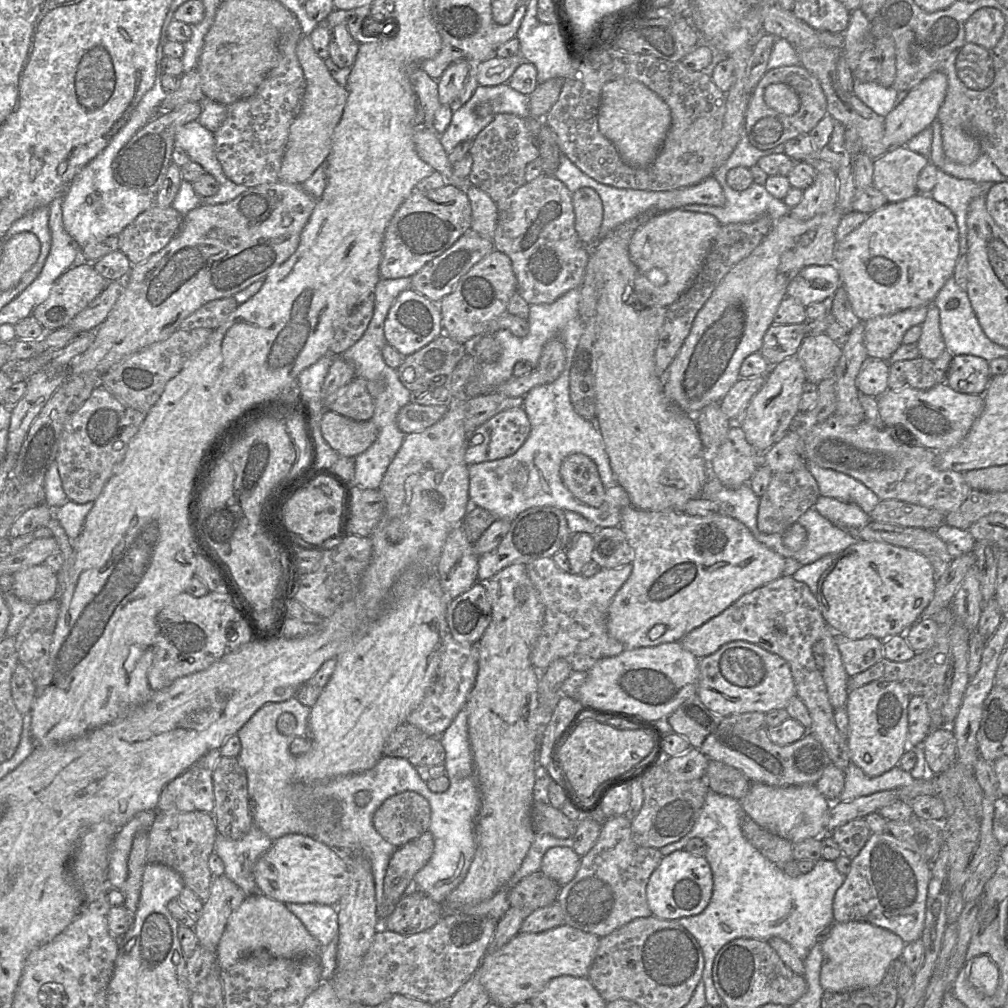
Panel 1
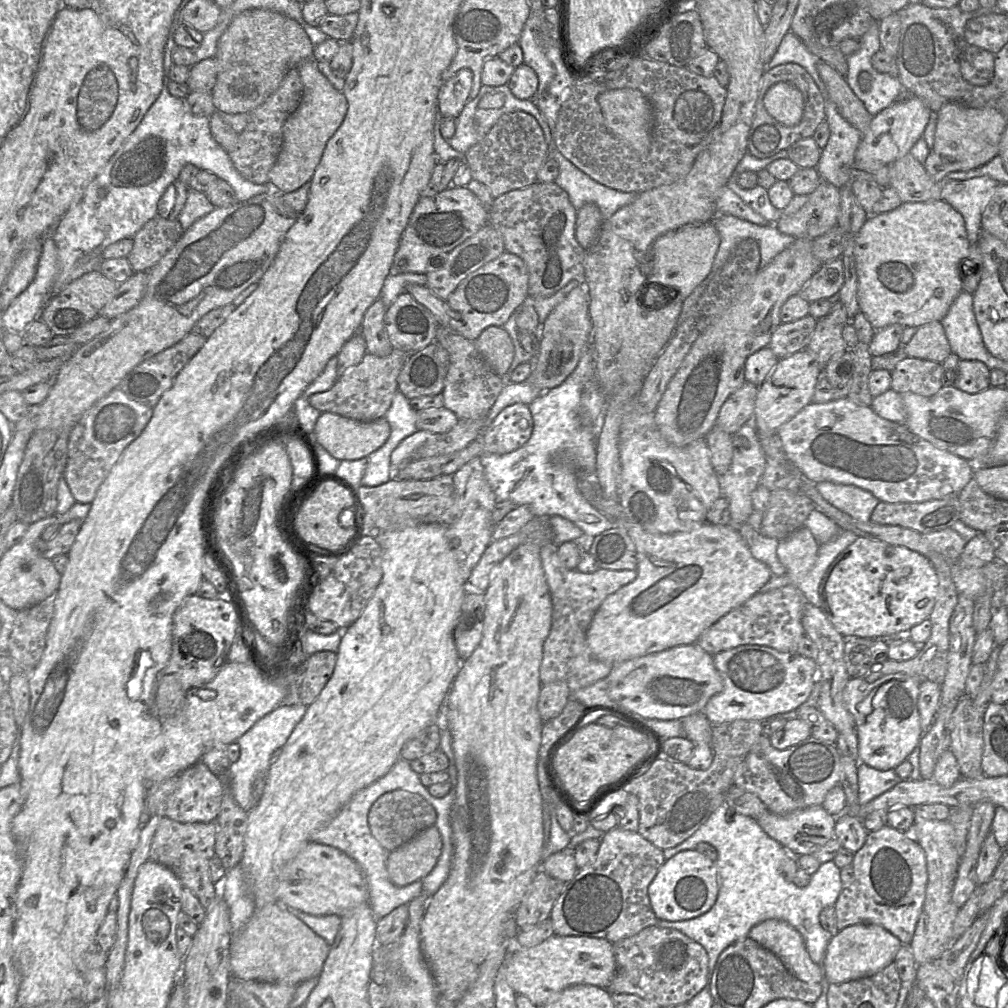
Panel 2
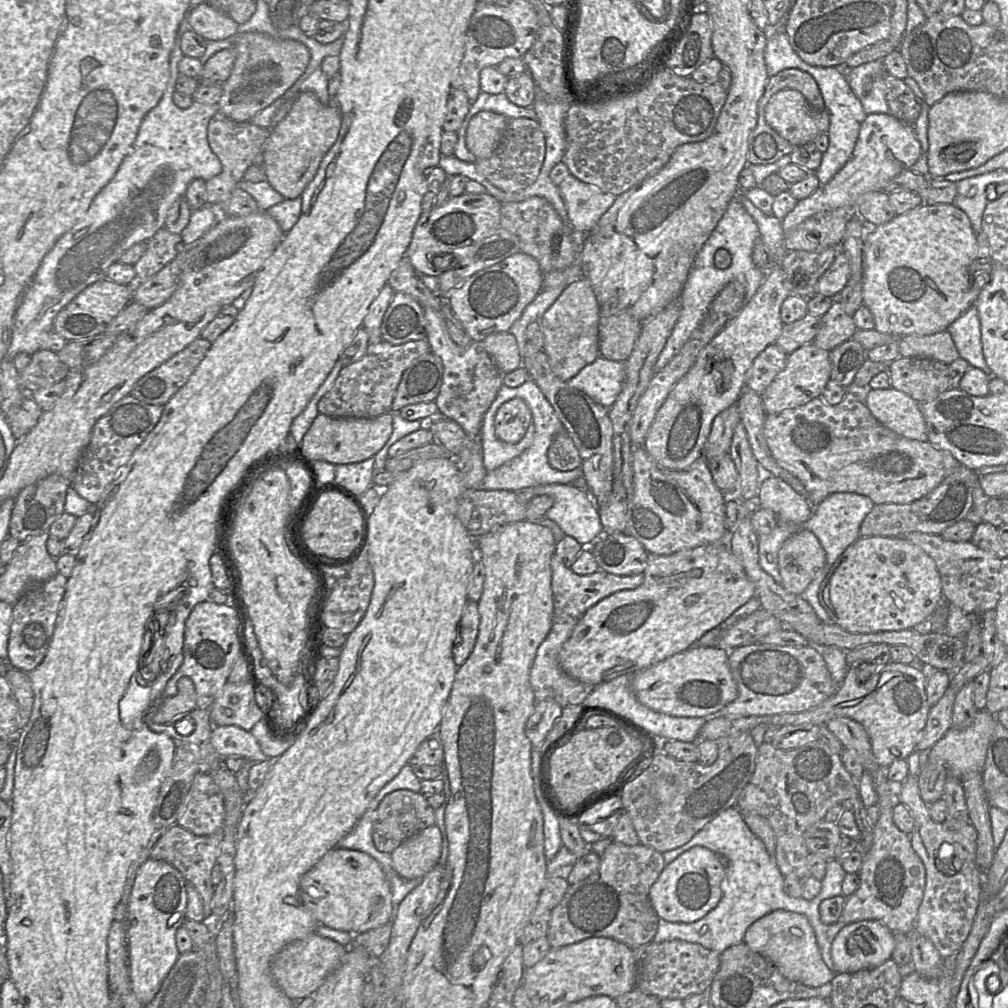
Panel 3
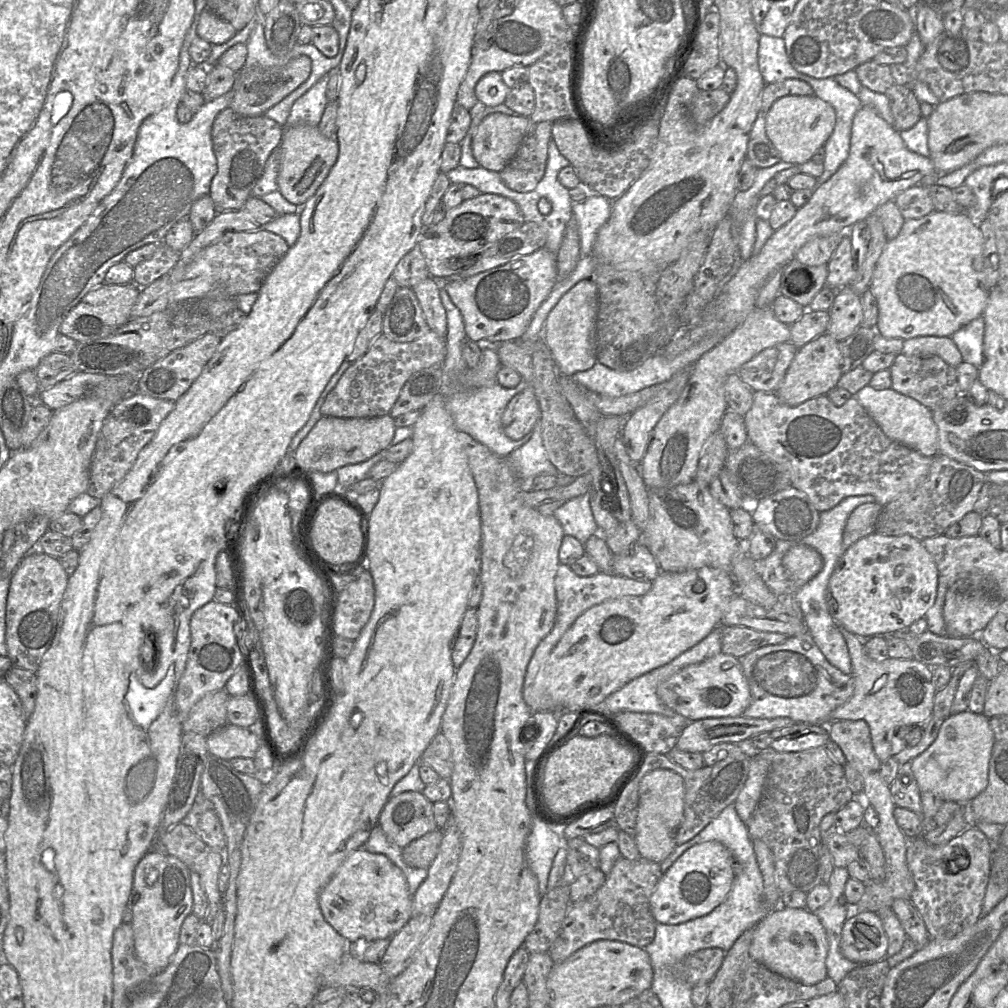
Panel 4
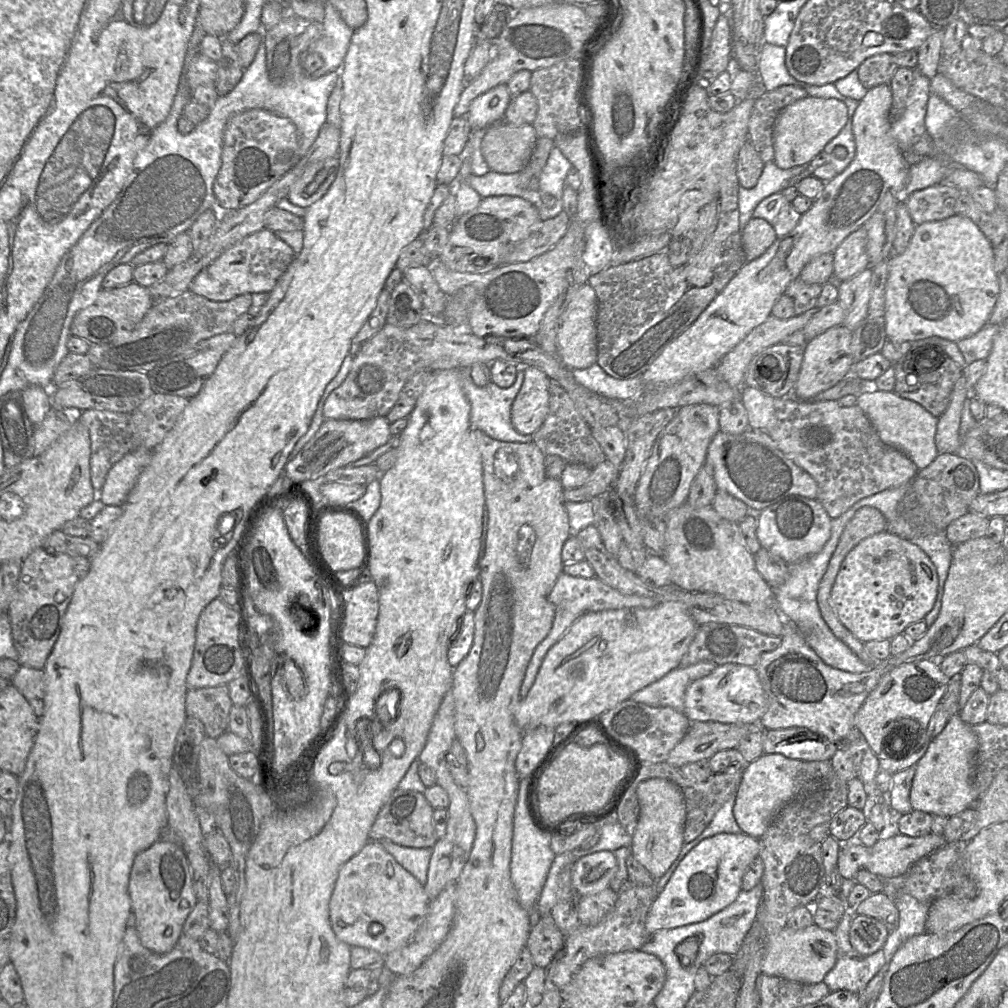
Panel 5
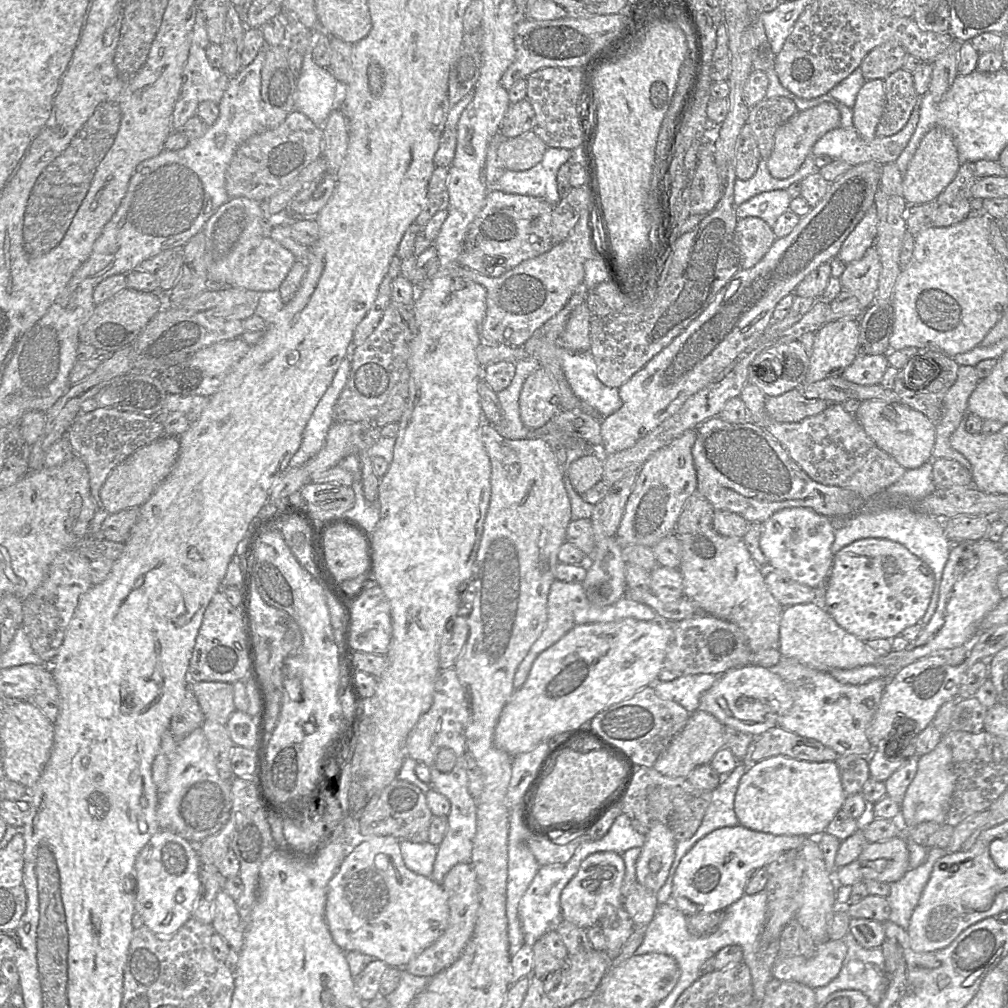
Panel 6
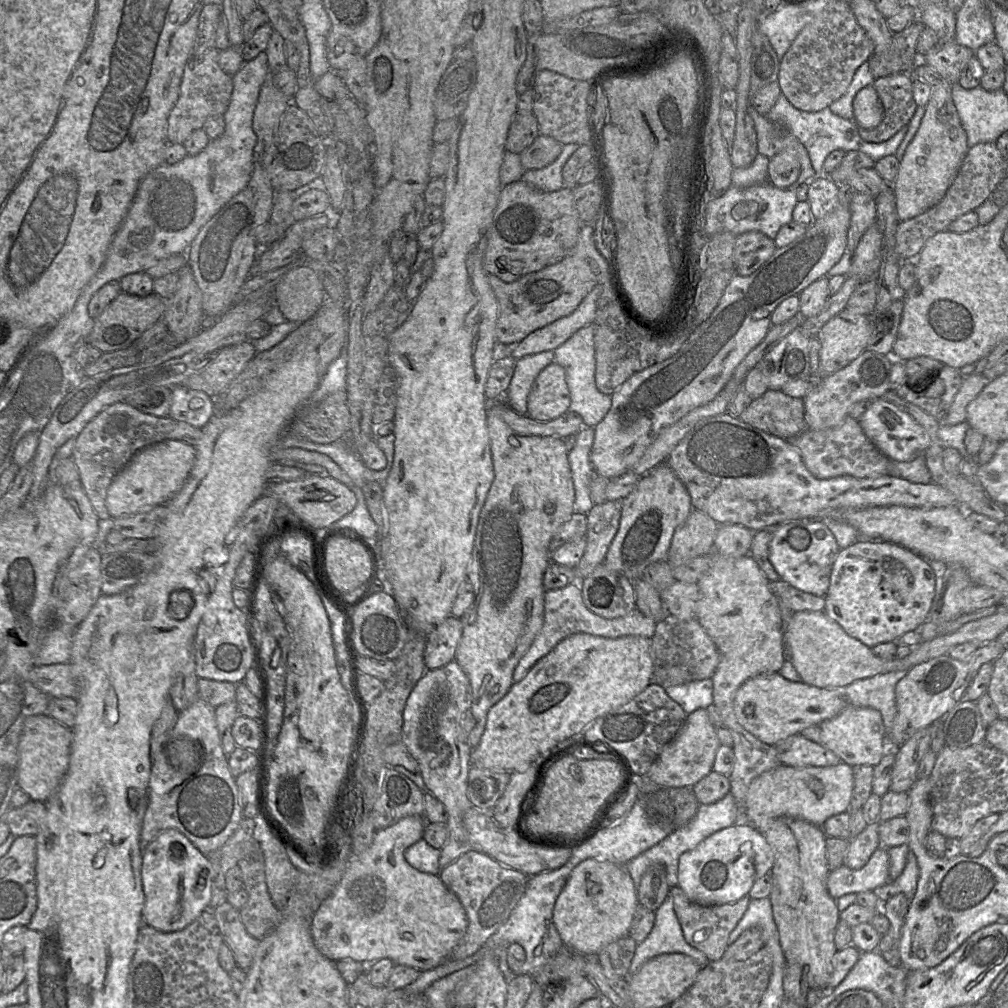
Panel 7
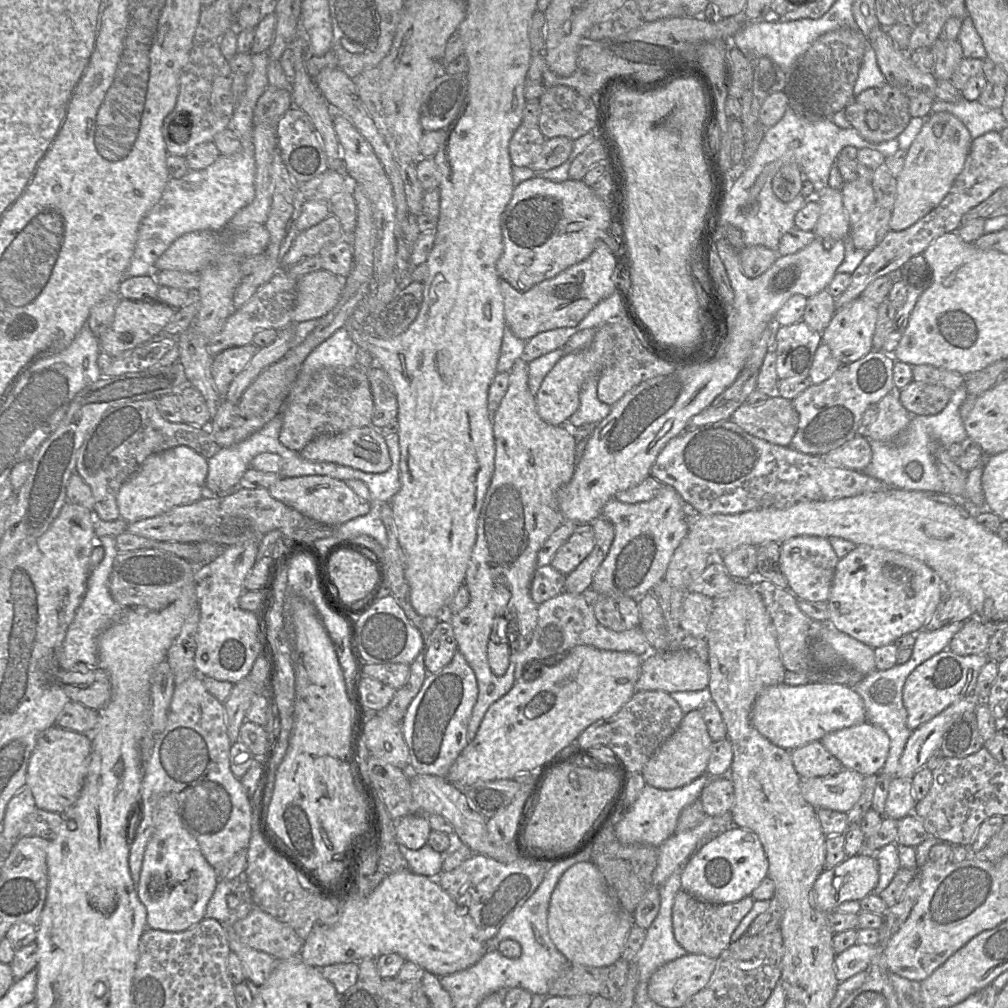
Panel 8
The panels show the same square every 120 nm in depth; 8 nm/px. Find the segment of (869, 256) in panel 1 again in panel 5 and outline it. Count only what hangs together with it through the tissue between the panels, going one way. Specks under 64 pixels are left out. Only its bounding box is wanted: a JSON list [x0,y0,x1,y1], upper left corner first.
[883,215,999,343]

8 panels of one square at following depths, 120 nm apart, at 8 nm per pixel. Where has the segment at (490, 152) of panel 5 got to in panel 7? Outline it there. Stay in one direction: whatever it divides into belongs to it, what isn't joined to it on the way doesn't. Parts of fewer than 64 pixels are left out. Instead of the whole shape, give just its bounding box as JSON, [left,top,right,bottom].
[519,134,563,170]

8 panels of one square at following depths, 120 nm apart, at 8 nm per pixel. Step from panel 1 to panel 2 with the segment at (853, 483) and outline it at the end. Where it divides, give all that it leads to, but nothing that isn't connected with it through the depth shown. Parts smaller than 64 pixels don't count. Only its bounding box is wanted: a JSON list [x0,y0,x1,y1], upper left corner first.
[816,481,880,522]

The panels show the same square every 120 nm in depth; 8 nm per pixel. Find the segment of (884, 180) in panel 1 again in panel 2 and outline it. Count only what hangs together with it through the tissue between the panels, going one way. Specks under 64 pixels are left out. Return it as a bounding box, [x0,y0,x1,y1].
[888,152,942,203]

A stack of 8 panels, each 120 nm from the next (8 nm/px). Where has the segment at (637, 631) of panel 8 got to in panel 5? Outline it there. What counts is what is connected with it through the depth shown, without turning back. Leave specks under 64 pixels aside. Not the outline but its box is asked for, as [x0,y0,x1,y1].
[520,572,657,699]

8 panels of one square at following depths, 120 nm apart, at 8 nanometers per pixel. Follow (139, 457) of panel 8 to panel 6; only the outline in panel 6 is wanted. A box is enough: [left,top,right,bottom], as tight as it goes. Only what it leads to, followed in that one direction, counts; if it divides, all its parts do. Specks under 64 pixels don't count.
[66,408,165,508]

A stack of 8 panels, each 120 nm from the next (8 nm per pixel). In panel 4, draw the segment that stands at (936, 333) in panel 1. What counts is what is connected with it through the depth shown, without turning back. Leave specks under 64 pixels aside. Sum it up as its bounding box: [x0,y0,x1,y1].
[901,336,963,368]

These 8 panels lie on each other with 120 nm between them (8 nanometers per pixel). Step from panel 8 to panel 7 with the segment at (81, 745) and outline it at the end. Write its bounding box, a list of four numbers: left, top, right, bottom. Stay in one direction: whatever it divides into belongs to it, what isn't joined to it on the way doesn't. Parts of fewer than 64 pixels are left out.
[18,713,73,802]

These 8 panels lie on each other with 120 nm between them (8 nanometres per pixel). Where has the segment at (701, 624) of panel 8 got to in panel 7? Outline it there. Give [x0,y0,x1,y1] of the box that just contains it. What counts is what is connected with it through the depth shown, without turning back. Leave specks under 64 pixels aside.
[660,580,699,621]

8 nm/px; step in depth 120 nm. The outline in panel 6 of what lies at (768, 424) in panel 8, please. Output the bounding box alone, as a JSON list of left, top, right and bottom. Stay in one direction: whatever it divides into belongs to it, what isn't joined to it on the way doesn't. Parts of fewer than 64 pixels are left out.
[765,389,829,422]

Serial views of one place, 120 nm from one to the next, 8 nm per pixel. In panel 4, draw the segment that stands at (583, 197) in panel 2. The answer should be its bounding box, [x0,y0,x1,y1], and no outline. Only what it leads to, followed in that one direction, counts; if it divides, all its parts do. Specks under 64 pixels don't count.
[572,195,612,258]

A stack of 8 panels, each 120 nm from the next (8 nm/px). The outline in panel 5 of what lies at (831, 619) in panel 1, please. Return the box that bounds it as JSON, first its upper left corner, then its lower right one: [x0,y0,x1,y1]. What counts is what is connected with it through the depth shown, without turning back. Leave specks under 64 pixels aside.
[831,531,938,644]

